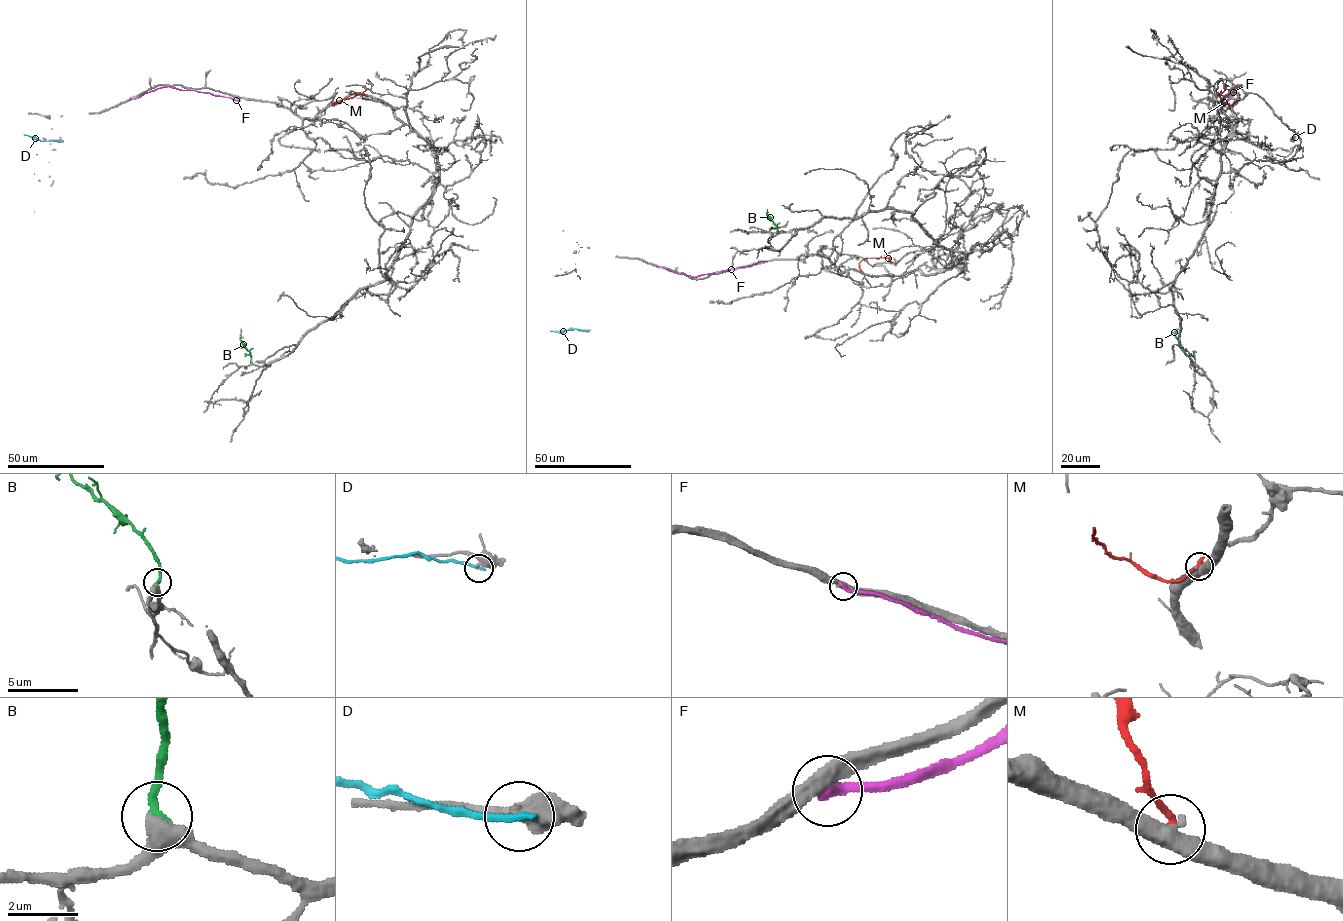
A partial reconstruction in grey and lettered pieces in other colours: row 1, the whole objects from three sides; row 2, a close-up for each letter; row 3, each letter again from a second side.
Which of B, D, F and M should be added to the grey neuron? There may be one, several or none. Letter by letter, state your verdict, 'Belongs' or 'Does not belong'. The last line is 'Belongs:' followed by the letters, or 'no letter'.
B: Belongs
D: Does not belong
F: Does not belong
M: Does not belong
Belongs: B

